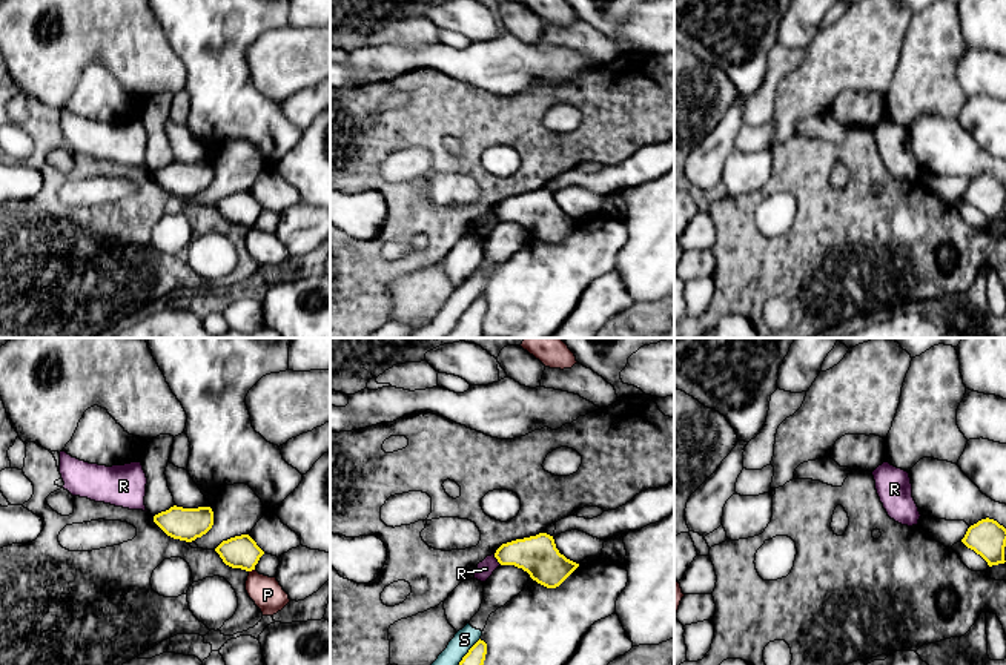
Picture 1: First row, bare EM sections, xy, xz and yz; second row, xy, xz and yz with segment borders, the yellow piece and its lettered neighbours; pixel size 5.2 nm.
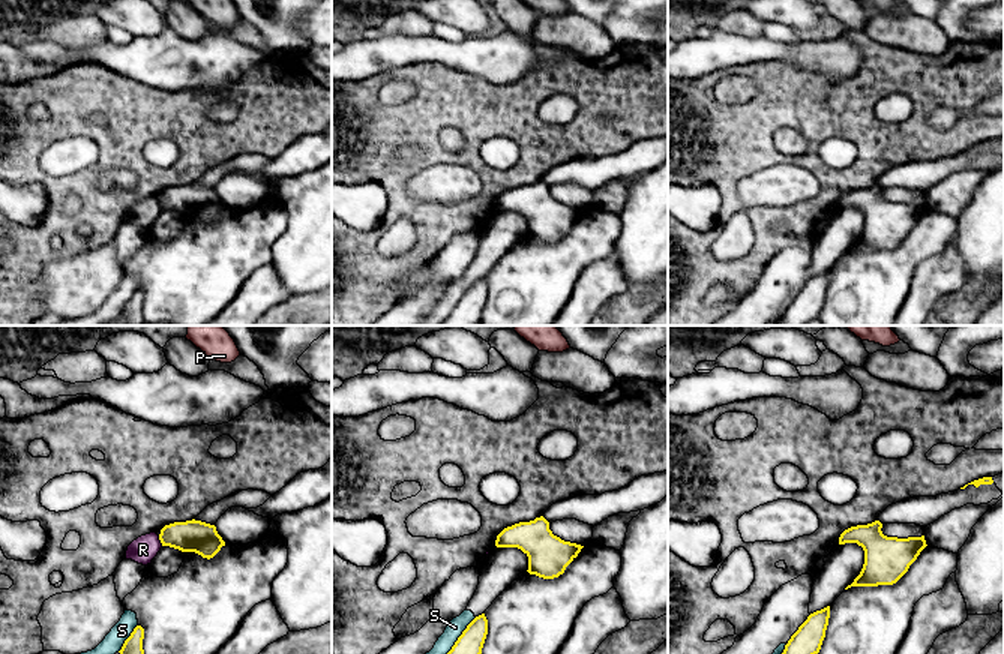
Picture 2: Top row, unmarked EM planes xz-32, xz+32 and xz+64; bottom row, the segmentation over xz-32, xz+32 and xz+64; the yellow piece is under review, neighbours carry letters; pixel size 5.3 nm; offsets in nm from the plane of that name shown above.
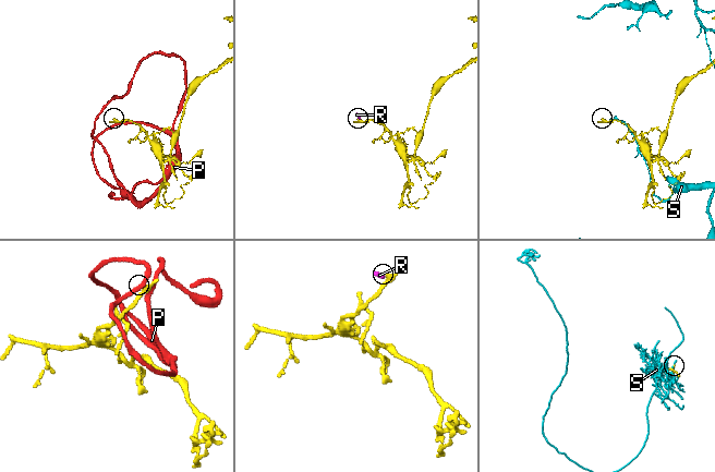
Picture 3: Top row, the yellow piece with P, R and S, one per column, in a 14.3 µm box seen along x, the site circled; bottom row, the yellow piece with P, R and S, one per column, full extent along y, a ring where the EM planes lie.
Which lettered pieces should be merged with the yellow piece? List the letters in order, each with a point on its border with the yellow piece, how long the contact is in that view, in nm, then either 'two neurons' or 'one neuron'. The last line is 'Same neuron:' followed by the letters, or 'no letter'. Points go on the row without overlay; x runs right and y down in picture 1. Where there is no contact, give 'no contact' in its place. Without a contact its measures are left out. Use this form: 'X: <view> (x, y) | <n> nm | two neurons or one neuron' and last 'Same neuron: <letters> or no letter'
P: xy (251, 226) | 40 nm | two neurons
R: xz (496, 214) | 70 nm | two neurons
S: xz (461, 317) | 300 nm | two neurons
Same neuron: no letter

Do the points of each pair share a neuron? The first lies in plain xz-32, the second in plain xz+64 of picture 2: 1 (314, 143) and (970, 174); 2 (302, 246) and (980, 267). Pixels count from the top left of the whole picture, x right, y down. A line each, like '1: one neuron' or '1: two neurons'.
1: two neurons
2: one neuron

